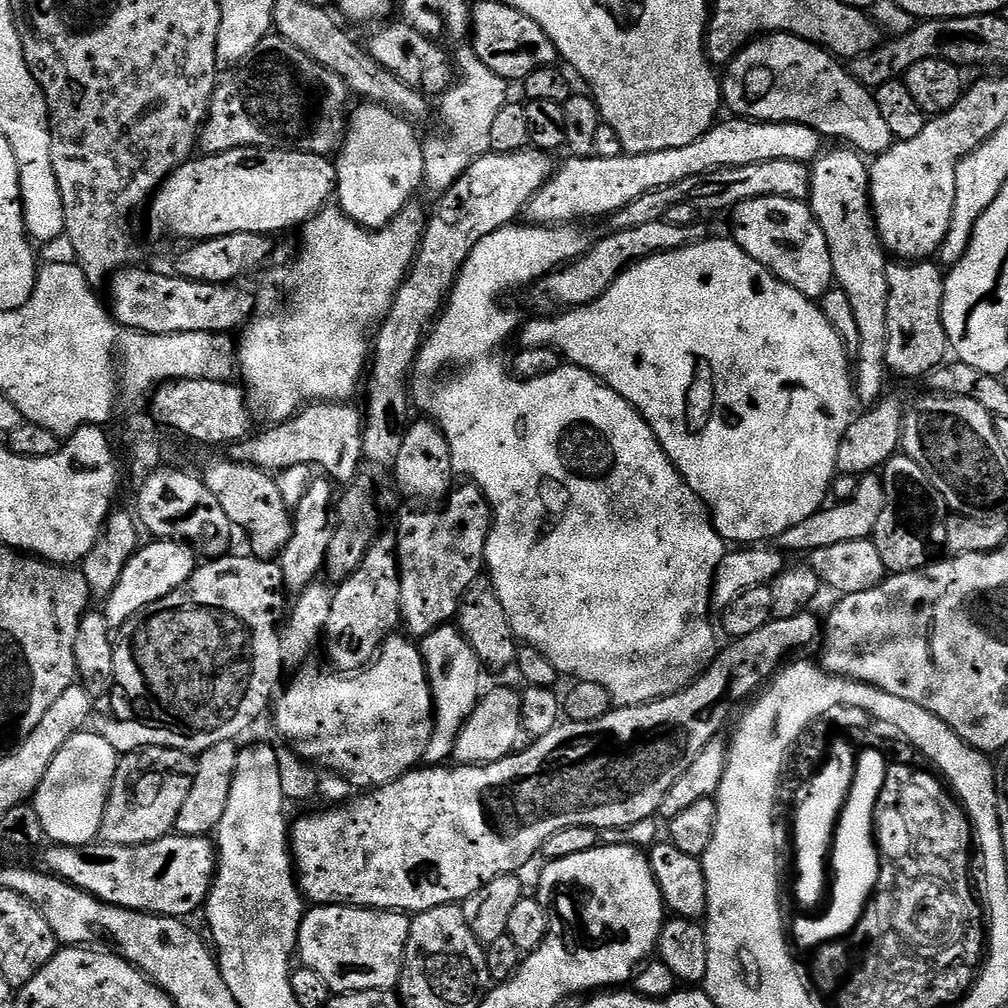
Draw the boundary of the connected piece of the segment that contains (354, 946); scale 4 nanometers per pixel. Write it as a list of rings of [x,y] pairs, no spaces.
[[[322,904],[307,909],[298,930],[298,960],[326,982],[333,994],[387,992],[400,983],[411,919],[403,912]]]

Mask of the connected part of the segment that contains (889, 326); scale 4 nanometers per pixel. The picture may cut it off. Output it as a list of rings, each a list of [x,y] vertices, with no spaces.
[[[892,262],[886,270],[886,362],[889,373],[922,378],[949,355],[942,322],[945,273],[936,262]]]

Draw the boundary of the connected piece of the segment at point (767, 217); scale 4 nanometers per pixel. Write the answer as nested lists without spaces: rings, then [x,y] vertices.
[[[777,196],[750,198],[731,209],[731,216],[731,239],[743,252],[750,254],[754,262],[766,266],[779,280],[786,282],[786,286],[794,286],[798,294],[815,301],[834,287],[826,236],[805,201]]]

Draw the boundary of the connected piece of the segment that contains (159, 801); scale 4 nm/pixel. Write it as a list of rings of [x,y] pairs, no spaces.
[[[145,748],[119,761],[108,805],[100,823],[103,843],[118,846],[138,846],[161,840],[176,827],[178,810],[194,786],[196,760],[186,752],[173,748]]]

